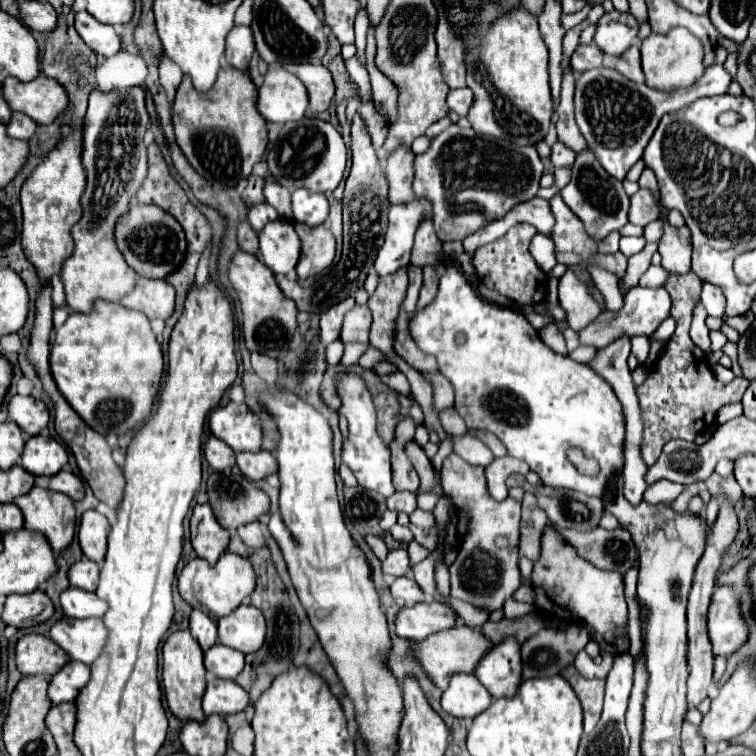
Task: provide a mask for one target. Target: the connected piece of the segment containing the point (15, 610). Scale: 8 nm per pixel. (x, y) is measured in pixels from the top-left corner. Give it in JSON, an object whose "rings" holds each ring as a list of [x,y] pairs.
{"rings":[[[35,590],[31,594],[11,594],[5,600],[1,620],[9,626],[27,628],[37,620],[49,620],[53,612],[55,608],[51,600],[45,596],[45,592]]]}

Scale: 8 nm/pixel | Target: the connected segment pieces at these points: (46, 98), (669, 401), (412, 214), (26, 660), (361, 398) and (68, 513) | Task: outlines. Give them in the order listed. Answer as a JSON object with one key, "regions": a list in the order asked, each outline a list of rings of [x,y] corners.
{"regions":[[[[9,76],[5,78],[1,90],[11,110],[25,112],[37,124],[49,124],[59,112],[67,108],[65,88],[47,76],[37,76],[31,82],[21,82]]],[[[689,270],[687,274],[667,274],[663,288],[671,296],[671,316],[677,320],[677,330],[667,342],[665,352],[657,358],[655,370],[649,372],[647,380],[637,388],[637,398],[643,418],[643,440],[641,440],[641,458],[647,466],[653,466],[661,454],[661,448],[669,440],[687,440],[693,442],[703,430],[715,424],[717,410],[729,402],[739,402],[743,392],[749,386],[745,378],[733,378],[729,384],[723,384],[715,378],[705,352],[701,352],[689,338],[689,324],[693,310],[699,302],[703,280]]],[[[415,198],[407,204],[391,206],[389,228],[385,234],[385,244],[379,248],[374,268],[379,276],[396,272],[408,266],[413,247],[413,236],[419,224],[433,216],[433,206],[427,198]]],[[[27,634],[15,646],[15,664],[23,676],[53,676],[65,662],[65,652],[41,634]]],[[[345,371],[337,377],[337,391],[343,406],[339,410],[339,414],[343,414],[349,422],[349,438],[343,444],[343,462],[347,462],[347,466],[351,468],[351,472],[355,474],[357,482],[363,488],[375,490],[379,494],[383,494],[385,498],[391,496],[395,492],[392,483],[391,462],[389,462],[389,446],[383,442],[383,438],[377,432],[377,414],[375,414],[375,406],[370,392],[365,388],[363,380],[359,375]]],[[[35,486],[25,496],[17,496],[15,504],[23,512],[25,528],[43,534],[55,554],[71,544],[75,536],[75,508],[69,496]]]]}

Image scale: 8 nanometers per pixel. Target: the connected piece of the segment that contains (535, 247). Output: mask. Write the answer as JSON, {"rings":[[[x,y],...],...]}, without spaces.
{"rings":[[[537,232],[537,234],[533,236],[533,240],[531,240],[529,250],[531,250],[531,256],[537,260],[537,264],[539,264],[547,274],[555,268],[557,260],[555,260],[553,242],[549,240],[549,236],[545,236],[545,234]]]}

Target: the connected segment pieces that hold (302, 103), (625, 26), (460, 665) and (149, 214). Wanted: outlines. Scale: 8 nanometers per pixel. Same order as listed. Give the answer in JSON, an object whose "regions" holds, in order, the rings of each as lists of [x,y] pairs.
{"regions":[[[[269,68],[259,88],[257,110],[267,122],[285,124],[301,120],[309,106],[305,84],[283,68]]],[[[611,10],[597,22],[595,44],[611,56],[621,56],[637,38],[639,24],[631,12]]],[[[455,626],[451,630],[443,630],[437,634],[431,634],[423,642],[415,642],[411,646],[411,656],[415,658],[417,664],[421,664],[423,672],[429,676],[429,680],[445,690],[449,684],[449,678],[459,672],[471,672],[477,666],[477,660],[481,660],[481,652],[489,648],[489,640],[481,634],[479,628],[467,628],[467,626]]],[[[129,204],[129,212],[123,214],[115,224],[115,244],[123,254],[125,262],[133,266],[139,276],[145,278],[165,278],[169,272],[175,272],[185,258],[185,234],[181,224],[165,210],[151,204]]]]}

